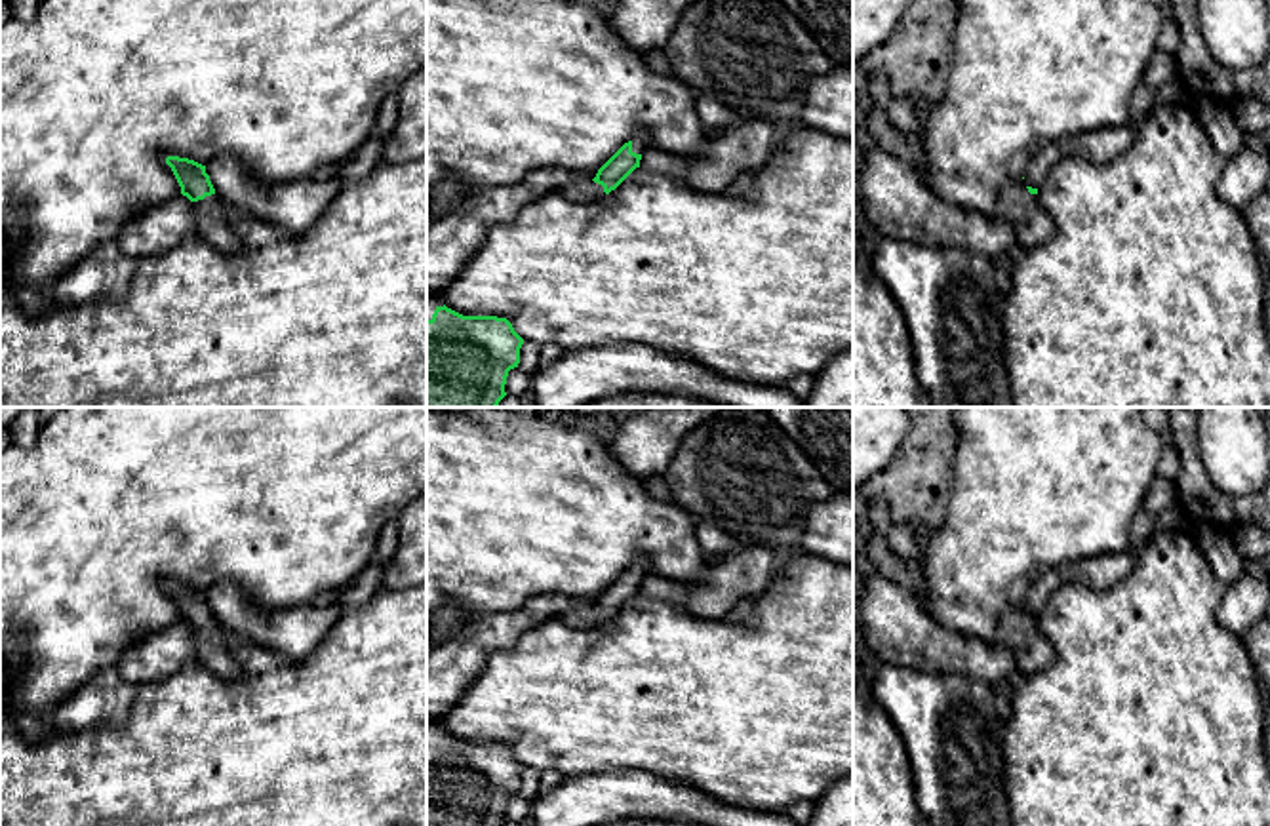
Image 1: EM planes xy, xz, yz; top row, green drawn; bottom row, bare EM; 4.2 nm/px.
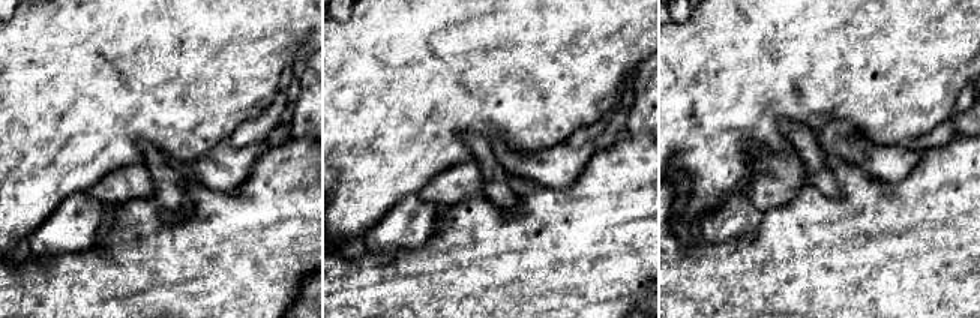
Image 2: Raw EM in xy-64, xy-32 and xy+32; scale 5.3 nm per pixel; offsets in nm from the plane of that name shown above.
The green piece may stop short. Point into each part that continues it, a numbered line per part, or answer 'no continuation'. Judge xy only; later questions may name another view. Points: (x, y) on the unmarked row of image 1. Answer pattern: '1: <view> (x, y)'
1: xy (212, 646)

